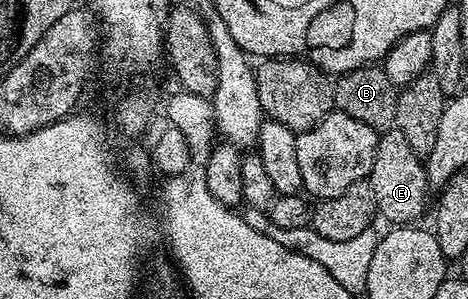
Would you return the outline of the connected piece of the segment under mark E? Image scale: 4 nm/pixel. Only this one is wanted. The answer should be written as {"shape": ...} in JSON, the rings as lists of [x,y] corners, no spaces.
{"shape":[[[388,129],[380,136],[369,180],[373,187],[373,199],[378,216],[391,221],[387,223],[403,227],[408,223],[418,222],[415,220],[426,209],[428,212],[427,193],[429,194],[429,186],[426,164],[421,160],[420,154],[415,153],[413,147],[409,147],[409,139],[405,139],[405,135],[401,135],[399,129]]]}

